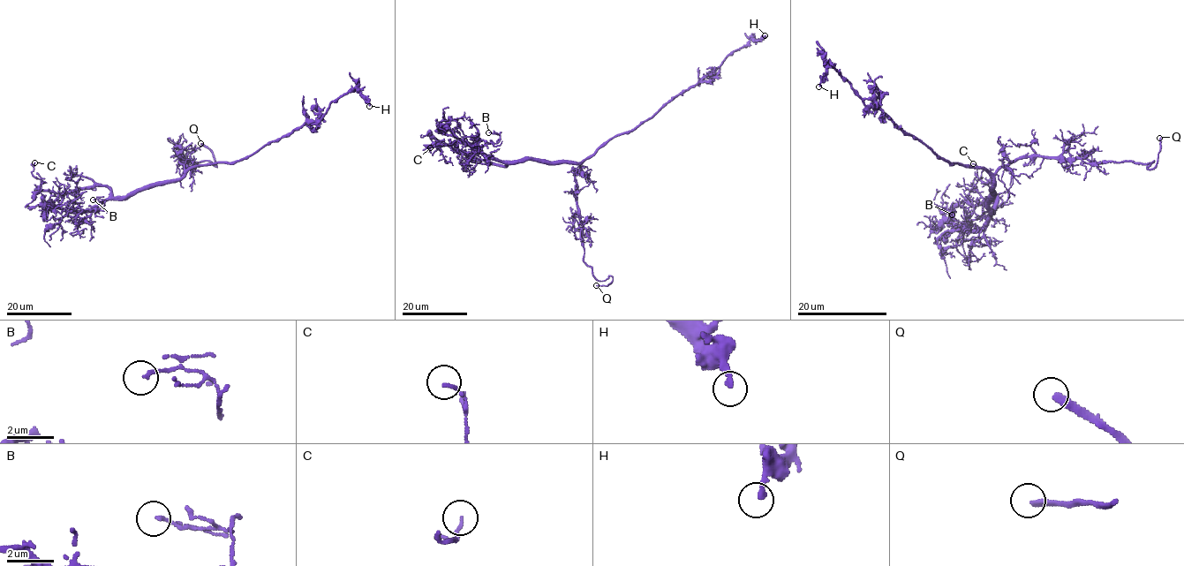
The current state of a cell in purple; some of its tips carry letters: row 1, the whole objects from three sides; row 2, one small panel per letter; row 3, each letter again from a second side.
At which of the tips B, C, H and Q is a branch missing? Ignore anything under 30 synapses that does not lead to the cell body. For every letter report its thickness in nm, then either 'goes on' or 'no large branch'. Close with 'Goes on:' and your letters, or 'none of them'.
B: 140 nm | no large branch
C: 120 nm | no large branch
H: 220 nm | no large branch
Q: 280 nm | goes on
Goes on: Q

